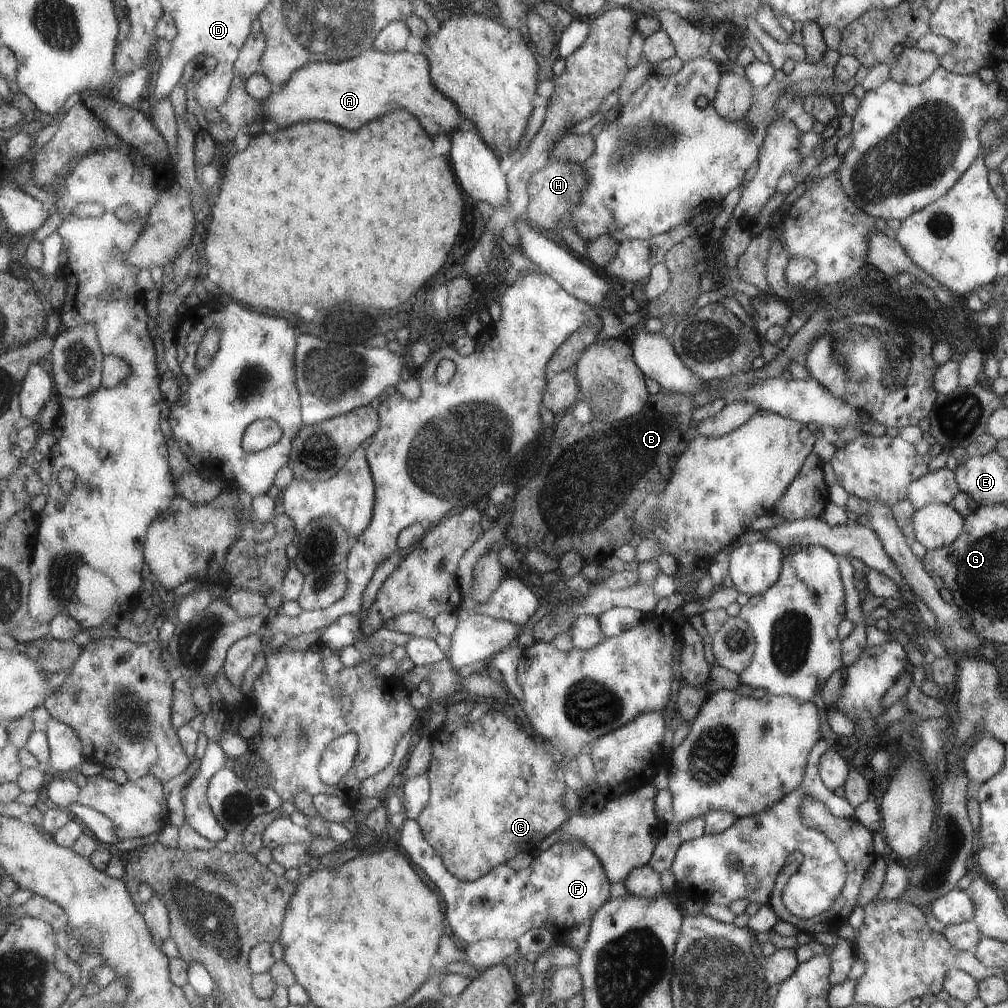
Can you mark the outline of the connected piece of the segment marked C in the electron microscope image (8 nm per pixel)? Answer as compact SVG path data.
M455 703L448 707L449 720L431 734L434 752L427 772L431 782L430 800L416 822L449 872L461 881L473 881L518 853L534 855L541 840L559 831L570 816L564 806L566 784L561 778L561 768L545 748L521 734L501 712L489 708L475 723L467 723L466 717L459 716Z

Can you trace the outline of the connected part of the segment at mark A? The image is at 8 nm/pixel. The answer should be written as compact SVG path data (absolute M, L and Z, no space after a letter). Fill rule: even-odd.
M371 48L360 56L345 61L318 61L300 69L285 87L278 88L269 99L261 101L264 104L265 114L273 116L279 126L291 126L299 120L331 120L333 124L347 126L349 130L357 130L363 124L385 116L393 110L409 110L421 118L421 124L429 134L453 134L461 126L461 112L449 98L443 98L441 90L433 86L432 72L428 59L423 54L413 54L409 50L398 52L379 51Z

